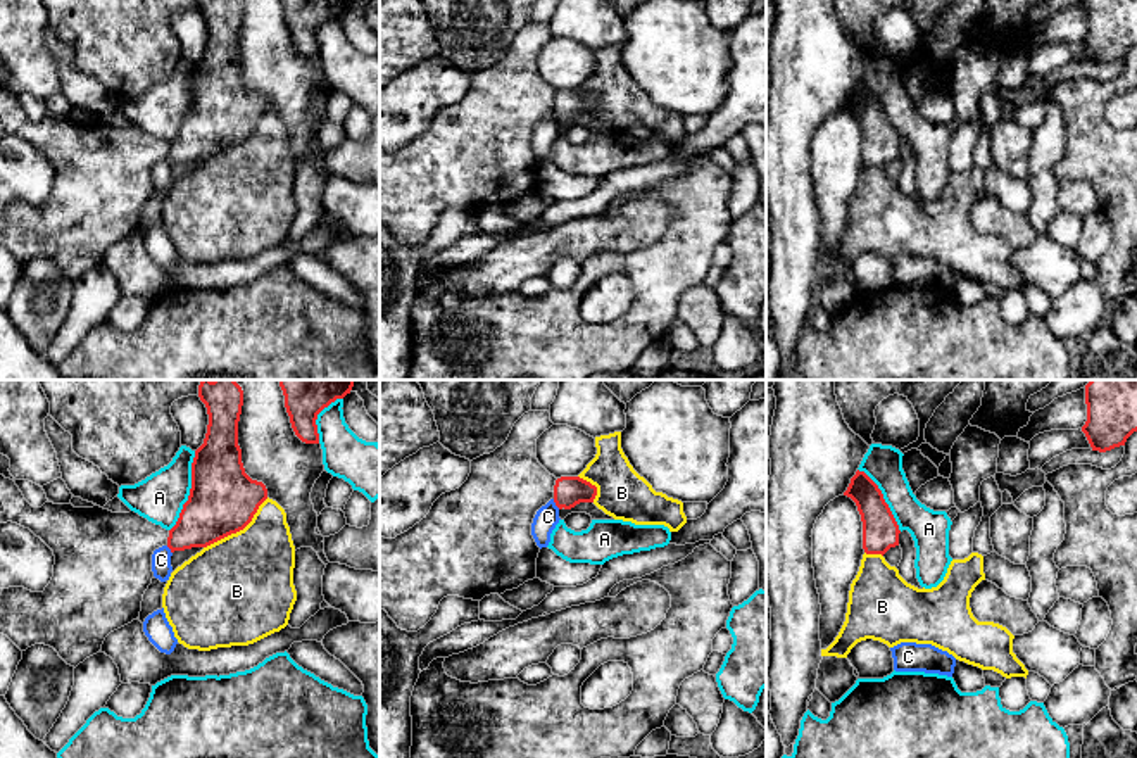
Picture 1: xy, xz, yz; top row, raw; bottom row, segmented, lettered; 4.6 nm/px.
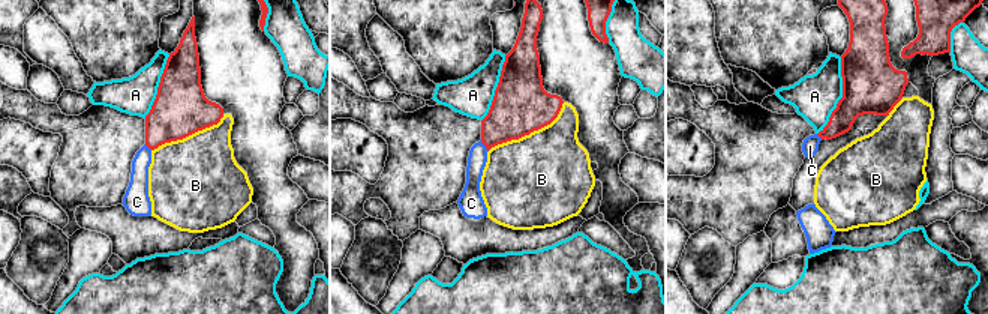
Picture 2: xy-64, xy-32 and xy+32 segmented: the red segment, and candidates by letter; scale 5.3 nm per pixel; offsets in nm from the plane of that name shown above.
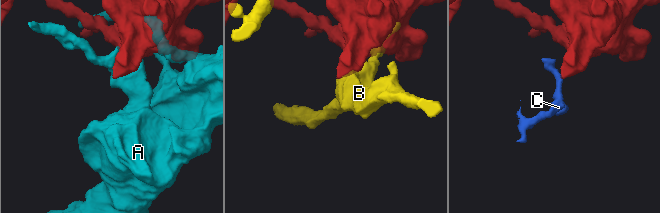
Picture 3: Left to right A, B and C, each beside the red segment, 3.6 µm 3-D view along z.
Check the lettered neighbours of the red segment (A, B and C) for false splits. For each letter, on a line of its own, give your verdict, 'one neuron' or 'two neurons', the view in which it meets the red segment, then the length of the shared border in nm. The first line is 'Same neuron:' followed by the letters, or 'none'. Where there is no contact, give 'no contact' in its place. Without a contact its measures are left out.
Same neuron: none
A: two neurons; contact in xy; length 400 nm
B: two neurons; contact in xy; length 380 nm
C: two neurons; contact in xz; length 60 nm

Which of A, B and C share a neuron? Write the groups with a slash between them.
A / B / C

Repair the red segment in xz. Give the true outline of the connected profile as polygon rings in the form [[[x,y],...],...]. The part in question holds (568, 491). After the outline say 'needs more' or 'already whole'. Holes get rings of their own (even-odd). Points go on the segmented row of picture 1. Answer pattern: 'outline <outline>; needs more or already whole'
outline [[[561,477],[554,485],[554,502],[559,509],[571,509],[580,502],[594,502],[597,487],[580,477]]]; already whole

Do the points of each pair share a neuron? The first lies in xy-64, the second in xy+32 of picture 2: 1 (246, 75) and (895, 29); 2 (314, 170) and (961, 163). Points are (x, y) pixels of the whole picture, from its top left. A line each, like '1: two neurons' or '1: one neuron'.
1: one neuron
2: one neuron

